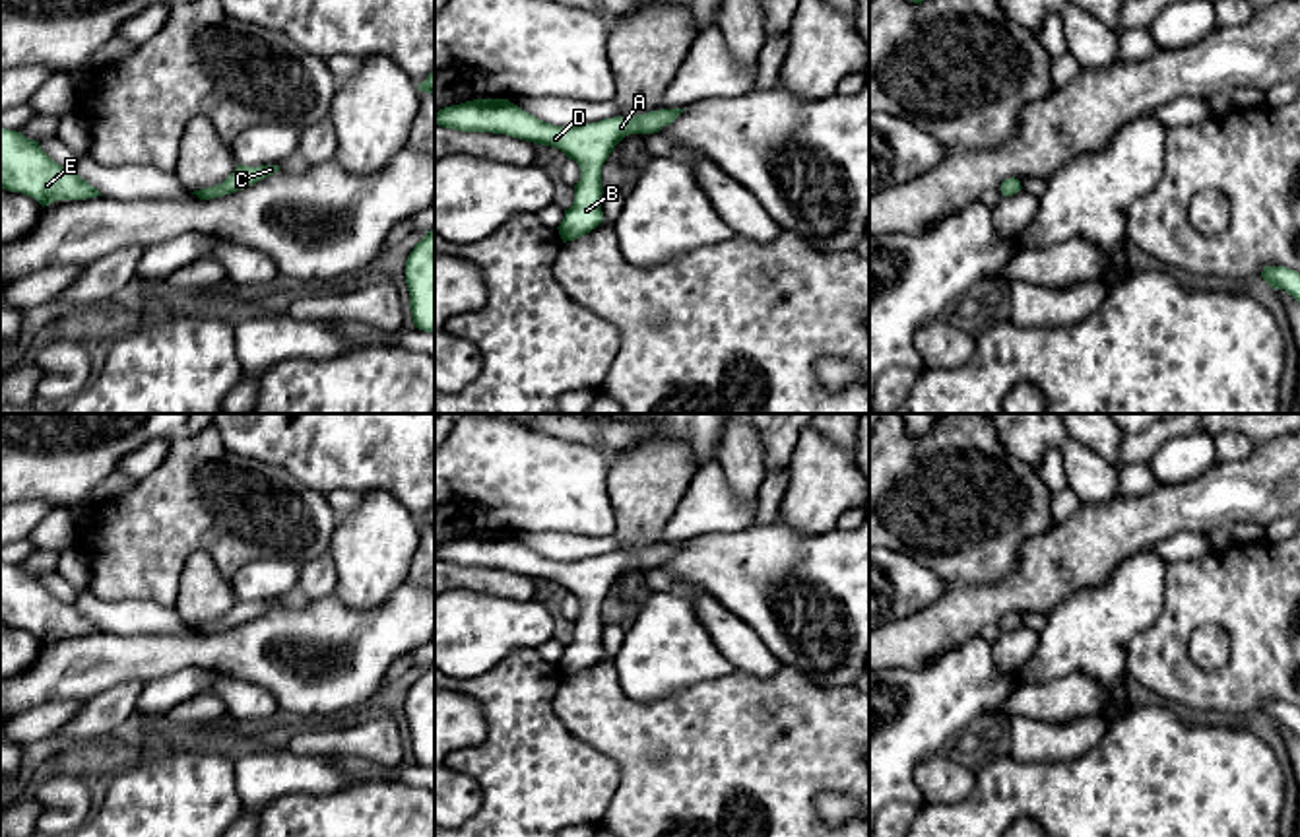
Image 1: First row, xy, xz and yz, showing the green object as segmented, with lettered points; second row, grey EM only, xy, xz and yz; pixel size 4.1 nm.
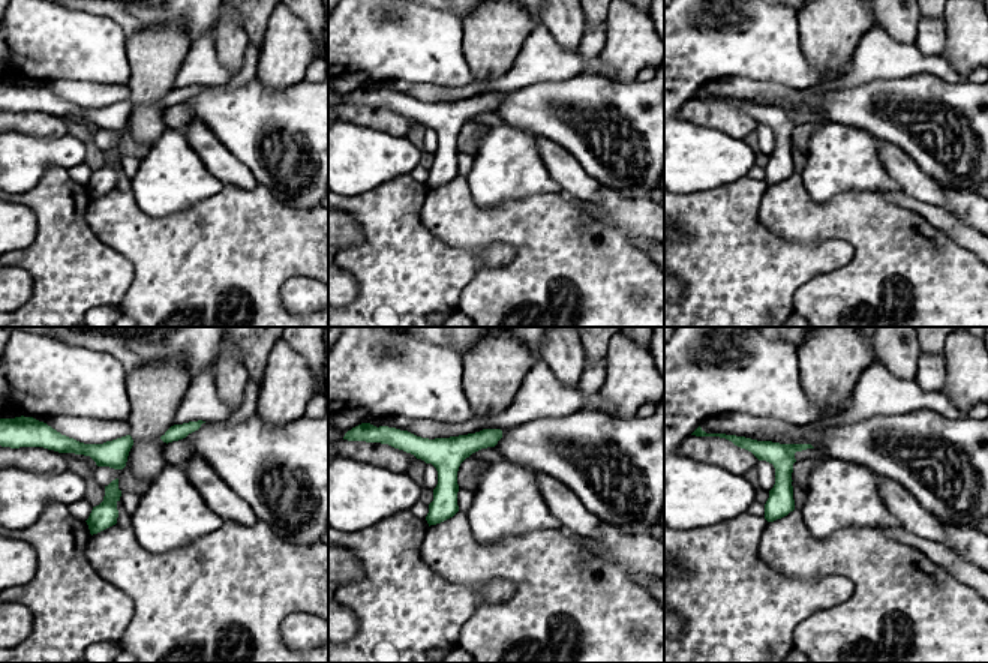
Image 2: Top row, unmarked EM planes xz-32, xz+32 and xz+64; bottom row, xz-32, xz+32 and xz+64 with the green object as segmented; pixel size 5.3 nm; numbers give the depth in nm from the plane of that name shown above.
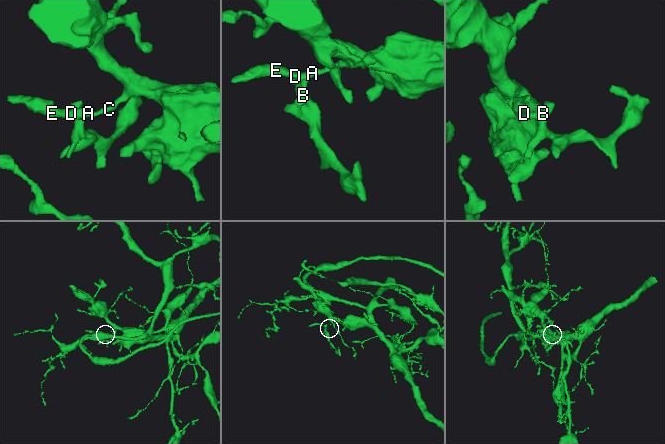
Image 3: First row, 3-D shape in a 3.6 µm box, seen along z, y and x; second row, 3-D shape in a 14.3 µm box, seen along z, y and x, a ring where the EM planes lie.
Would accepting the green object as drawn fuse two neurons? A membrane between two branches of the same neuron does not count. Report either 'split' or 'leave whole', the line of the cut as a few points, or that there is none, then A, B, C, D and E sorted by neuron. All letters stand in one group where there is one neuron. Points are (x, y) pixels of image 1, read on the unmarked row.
leave whole; cut none; groups A B C D E

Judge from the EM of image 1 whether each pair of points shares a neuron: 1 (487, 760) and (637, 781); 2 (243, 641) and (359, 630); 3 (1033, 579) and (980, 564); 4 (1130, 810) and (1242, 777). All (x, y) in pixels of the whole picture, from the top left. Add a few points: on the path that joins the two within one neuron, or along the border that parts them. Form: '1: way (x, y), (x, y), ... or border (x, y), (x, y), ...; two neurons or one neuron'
1: border (590, 744), (619, 768), (619, 785), (602, 816); two neurons
2: way (272, 637), (330, 637); one neuron
3: border (1037, 536), (1002, 577), (963, 583); two neurons
4: way (1157, 814), (1188, 814), (1215, 793); one neuron

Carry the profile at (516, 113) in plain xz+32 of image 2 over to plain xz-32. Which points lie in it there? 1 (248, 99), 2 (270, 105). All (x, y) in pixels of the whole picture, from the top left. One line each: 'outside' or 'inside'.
1: inside
2: inside

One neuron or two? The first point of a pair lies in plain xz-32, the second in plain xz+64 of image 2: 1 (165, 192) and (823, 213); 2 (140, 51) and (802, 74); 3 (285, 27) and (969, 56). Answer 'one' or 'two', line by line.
1: two
2: two
3: one

